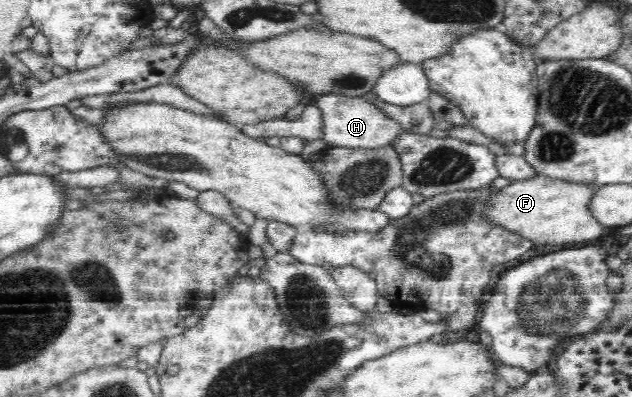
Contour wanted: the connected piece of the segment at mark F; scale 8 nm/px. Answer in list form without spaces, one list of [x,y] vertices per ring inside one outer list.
[[[538,174],[513,181],[503,189],[499,196],[495,196],[494,206],[488,211],[488,216],[494,222],[500,222],[505,227],[517,229],[525,237],[531,237],[535,244],[580,244],[601,236],[605,230],[606,226],[592,210],[595,194],[600,188],[598,182],[576,182]]]

